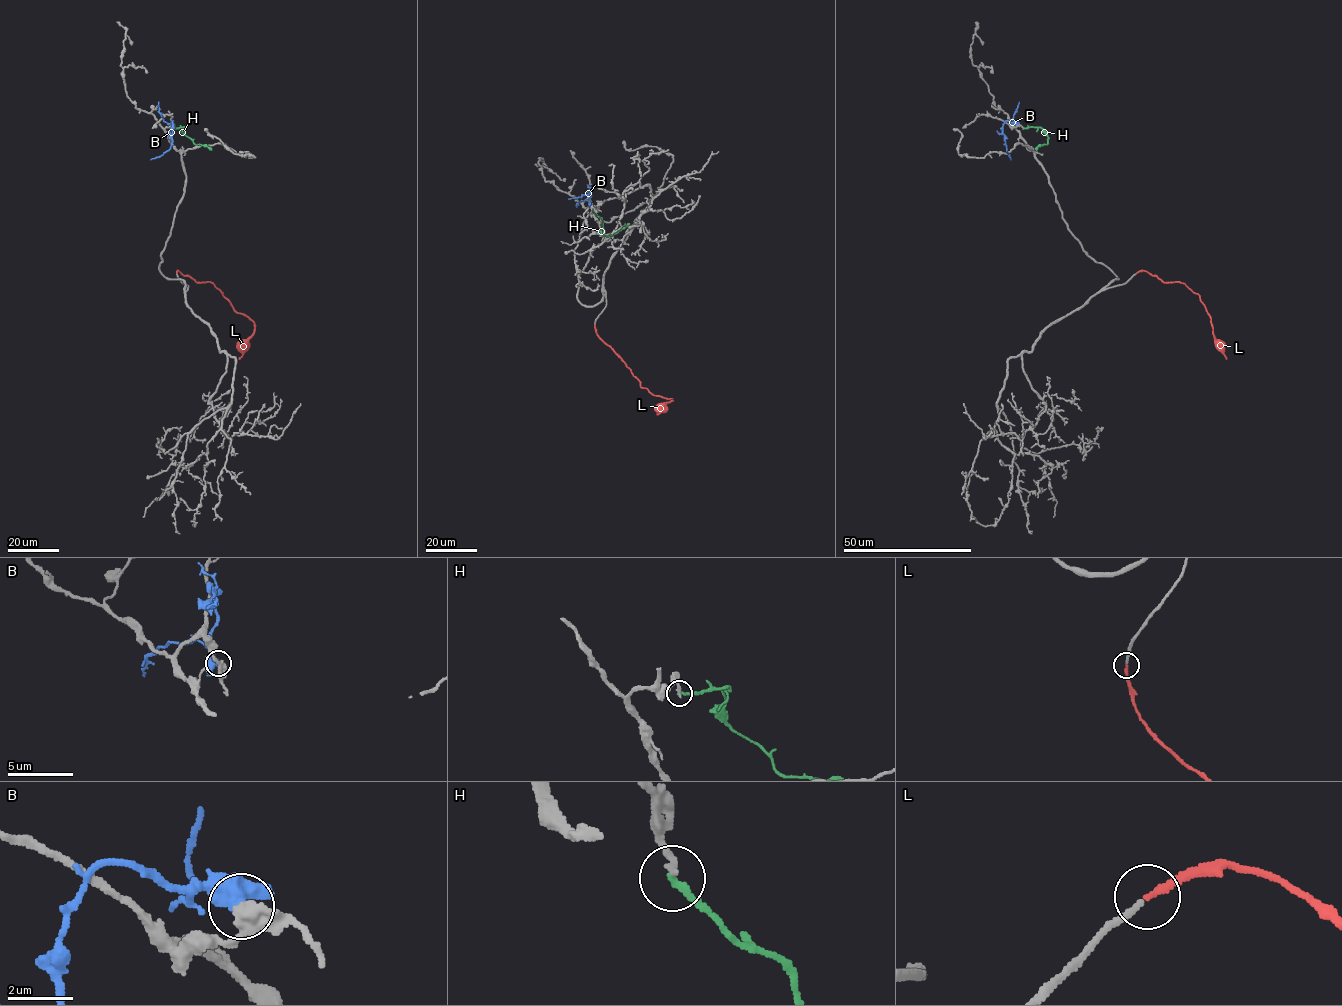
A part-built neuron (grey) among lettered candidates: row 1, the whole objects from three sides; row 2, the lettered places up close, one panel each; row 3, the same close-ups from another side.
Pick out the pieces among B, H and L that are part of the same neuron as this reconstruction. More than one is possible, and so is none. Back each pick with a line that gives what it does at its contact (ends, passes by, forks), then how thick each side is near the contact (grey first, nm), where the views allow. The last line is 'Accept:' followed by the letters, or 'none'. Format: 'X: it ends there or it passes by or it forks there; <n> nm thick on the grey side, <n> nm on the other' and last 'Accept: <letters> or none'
L: it ends there; 190 nm thick on the grey side, 190 nm on the other
Accept: L

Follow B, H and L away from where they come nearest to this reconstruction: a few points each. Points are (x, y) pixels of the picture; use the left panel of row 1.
B: (173, 124), (171, 147), (150, 159)
H: (175, 128), (184, 127), (184, 133), (195, 144), (206, 145), (211, 150)
L: (176, 273), (178, 270), (189, 275), (196, 282), (211, 282), (233, 309), (253, 322), (254, 334), (238, 358)

